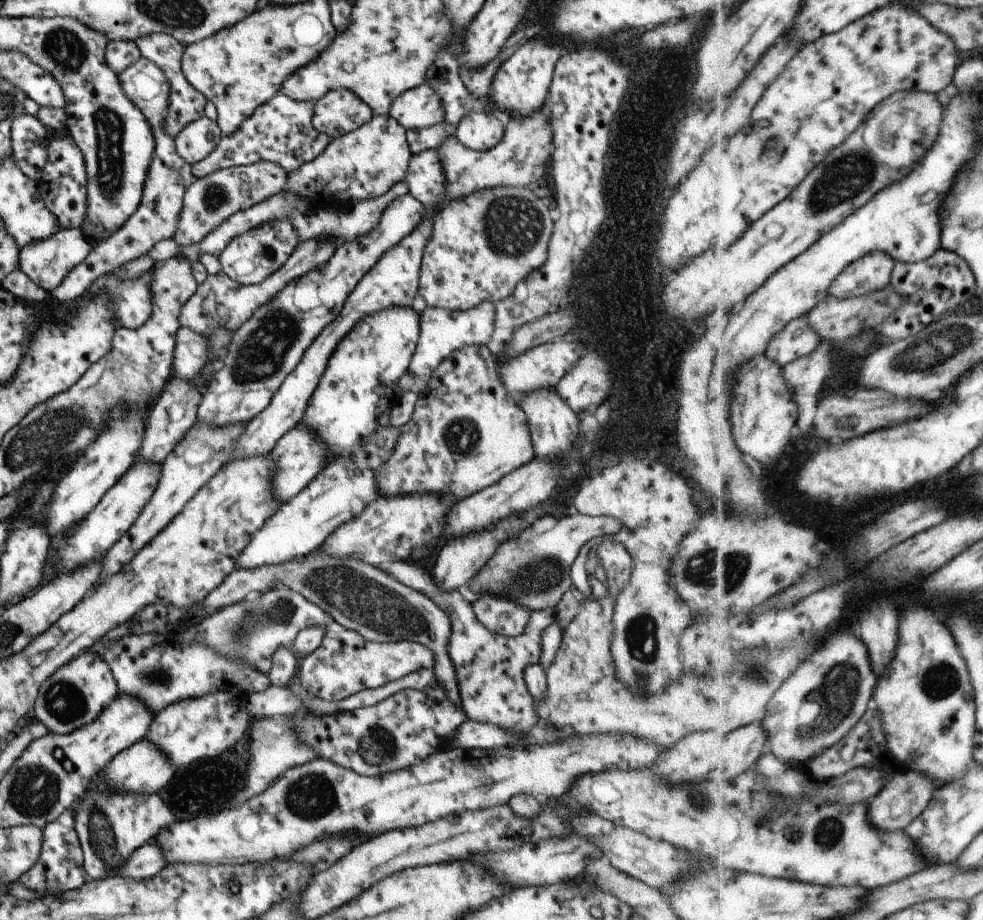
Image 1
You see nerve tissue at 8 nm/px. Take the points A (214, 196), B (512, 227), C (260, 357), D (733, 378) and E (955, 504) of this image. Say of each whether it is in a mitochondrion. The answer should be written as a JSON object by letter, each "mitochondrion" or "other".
{"A":"mitochondrion","B":"mitochondrion","C":"mitochondrion","D":"other","E":"other"}

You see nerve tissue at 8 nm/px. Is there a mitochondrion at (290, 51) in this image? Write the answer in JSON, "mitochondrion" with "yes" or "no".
{"mitochondrion":"yes"}

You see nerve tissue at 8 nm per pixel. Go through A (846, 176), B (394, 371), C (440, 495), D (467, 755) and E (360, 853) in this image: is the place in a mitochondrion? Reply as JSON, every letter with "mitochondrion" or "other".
{"A":"mitochondrion","B":"other","C":"other","D":"other","E":"other"}

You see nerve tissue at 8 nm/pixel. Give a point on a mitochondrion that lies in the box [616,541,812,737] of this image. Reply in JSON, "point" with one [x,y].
{"point":[706,570]}

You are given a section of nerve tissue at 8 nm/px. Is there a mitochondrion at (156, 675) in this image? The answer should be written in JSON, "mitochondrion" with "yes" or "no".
{"mitochondrion":"yes"}

